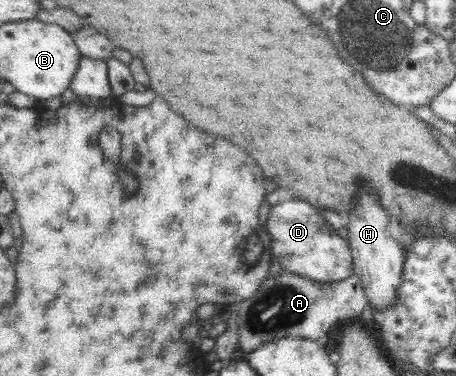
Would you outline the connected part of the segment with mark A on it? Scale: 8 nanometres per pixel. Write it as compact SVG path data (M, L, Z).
M283 271L262 281L250 299L238 305L237 323L239 325L239 342L242 351L250 353L269 337L304 337L316 340L330 331L330 327L342 325L353 318L360 318L364 307L368 305L362 280L357 273L334 283L318 283L295 273Z

